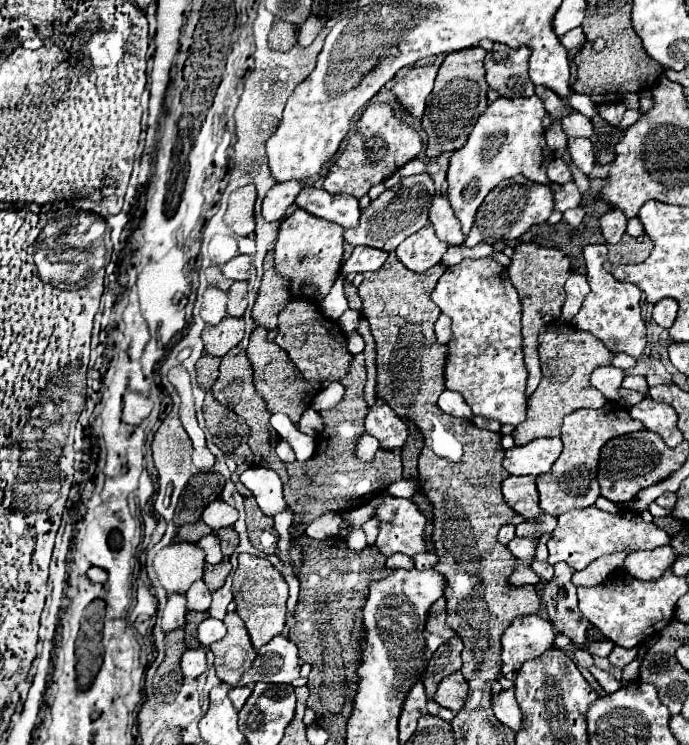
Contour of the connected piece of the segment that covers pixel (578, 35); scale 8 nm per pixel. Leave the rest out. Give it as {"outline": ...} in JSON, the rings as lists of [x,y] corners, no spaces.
{"outline":[[[577,27],[569,33],[565,33],[563,37],[559,37],[559,41],[563,43],[565,49],[581,49],[583,47],[583,41],[585,41],[585,35],[583,35],[583,29]]]}

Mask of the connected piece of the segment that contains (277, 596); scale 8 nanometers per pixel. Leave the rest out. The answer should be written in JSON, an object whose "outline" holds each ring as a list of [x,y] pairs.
{"outline":[[[239,555],[239,567],[233,573],[233,599],[237,603],[237,615],[243,619],[251,643],[255,649],[265,645],[269,639],[279,635],[285,627],[285,603],[287,603],[287,583],[279,569],[275,569],[267,559],[253,555]]]}

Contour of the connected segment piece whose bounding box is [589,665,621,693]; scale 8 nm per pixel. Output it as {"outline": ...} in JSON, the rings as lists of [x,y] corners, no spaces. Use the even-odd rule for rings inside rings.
{"outline":[[[591,665],[589,671],[591,671],[591,675],[597,679],[597,683],[599,683],[607,693],[613,693],[613,691],[617,691],[617,689],[621,687],[621,683],[619,683],[611,673],[607,673],[607,671],[603,671],[603,669],[595,667],[595,665]]]}

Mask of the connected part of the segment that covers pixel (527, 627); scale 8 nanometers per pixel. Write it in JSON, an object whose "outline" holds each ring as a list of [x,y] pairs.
{"outline":[[[541,615],[515,617],[501,637],[501,673],[517,673],[529,659],[543,655],[553,647],[555,629]]]}

